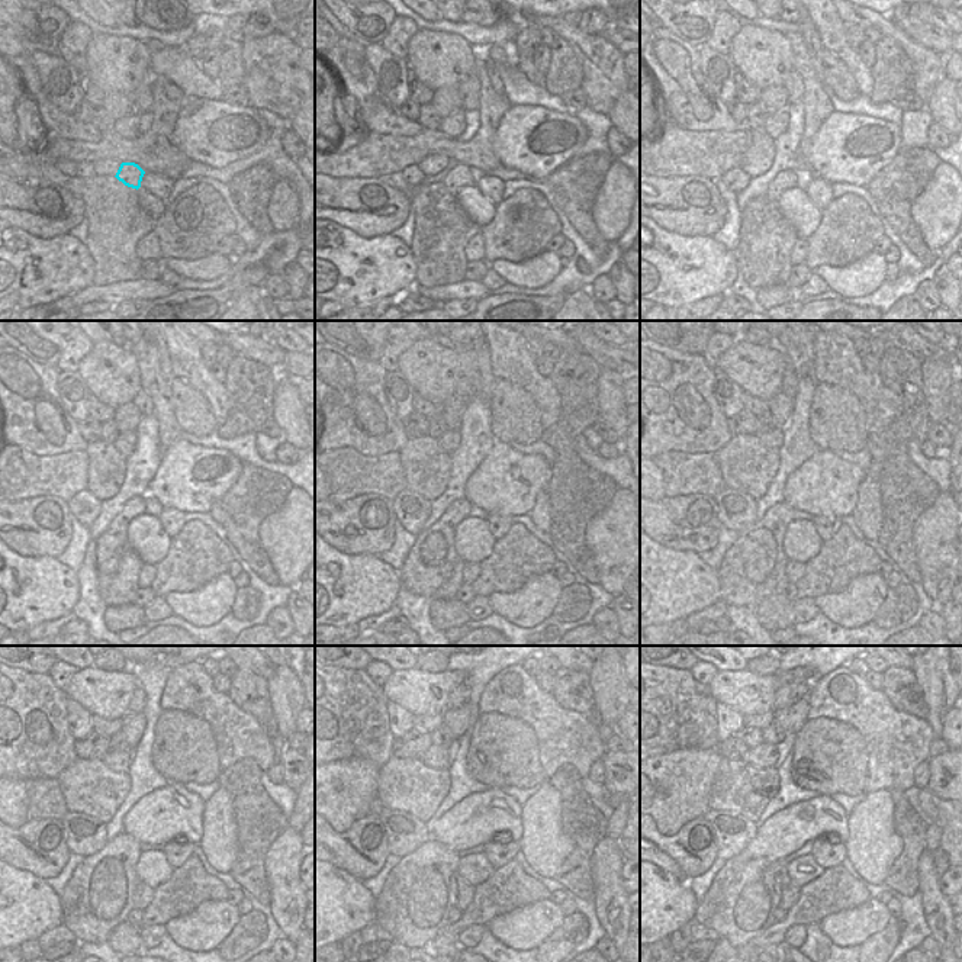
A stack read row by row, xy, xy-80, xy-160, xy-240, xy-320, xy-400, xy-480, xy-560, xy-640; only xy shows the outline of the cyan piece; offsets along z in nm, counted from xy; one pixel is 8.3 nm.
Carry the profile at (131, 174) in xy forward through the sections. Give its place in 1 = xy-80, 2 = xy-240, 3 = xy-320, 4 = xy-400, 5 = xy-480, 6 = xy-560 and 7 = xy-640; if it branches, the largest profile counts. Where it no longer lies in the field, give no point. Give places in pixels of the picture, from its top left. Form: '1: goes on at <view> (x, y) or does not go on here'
1: goes on at xy-80 (460, 176)
2: goes on at xy-240 (109, 546)
3: goes on at xy-320 (430, 562)
4: goes on at xy-400 (752, 568)
5: goes on at xy-480 (99, 895)
6: goes on at xy-560 (420, 891)
7: goes on at xy-640 (739, 906)

